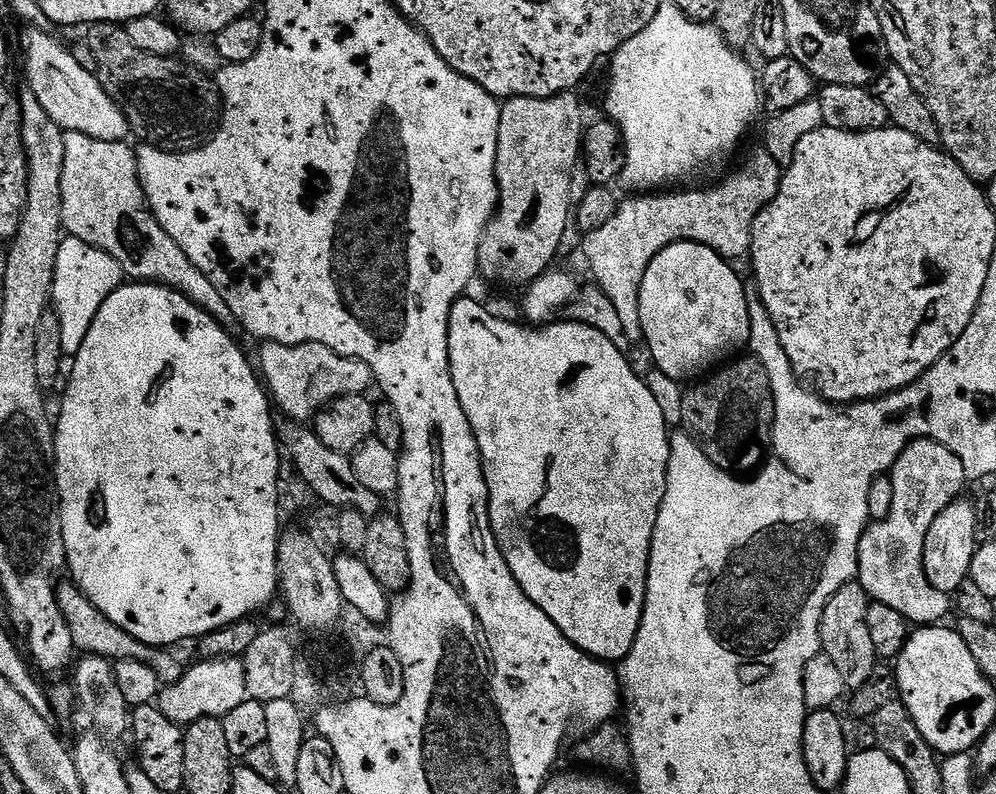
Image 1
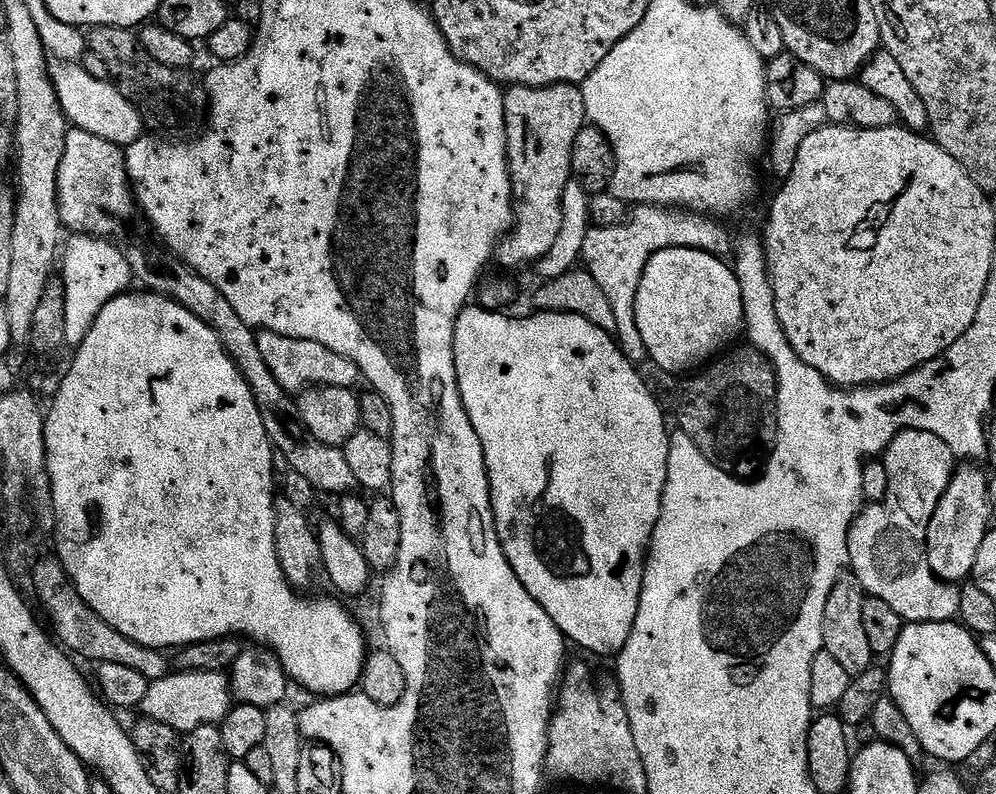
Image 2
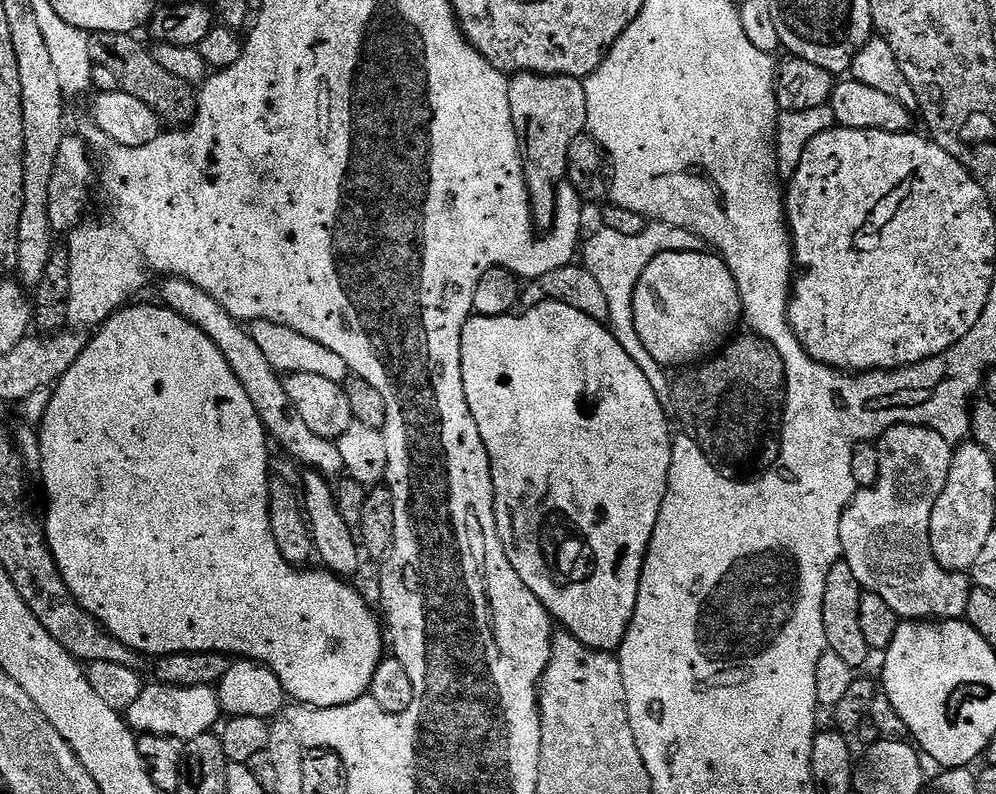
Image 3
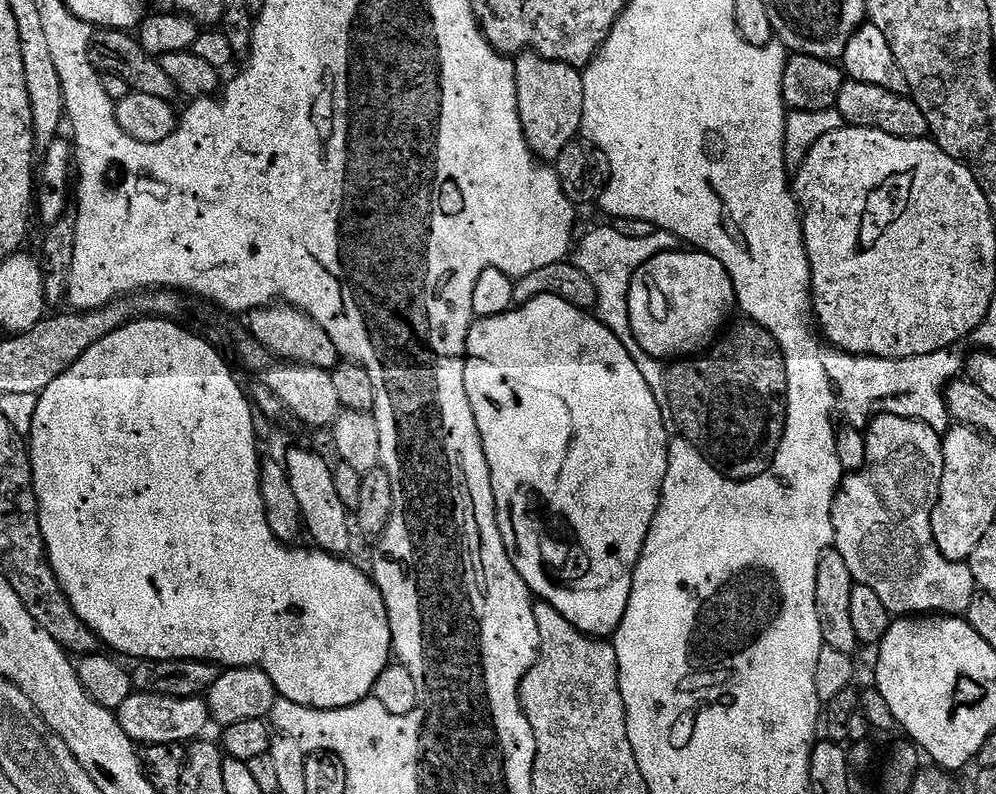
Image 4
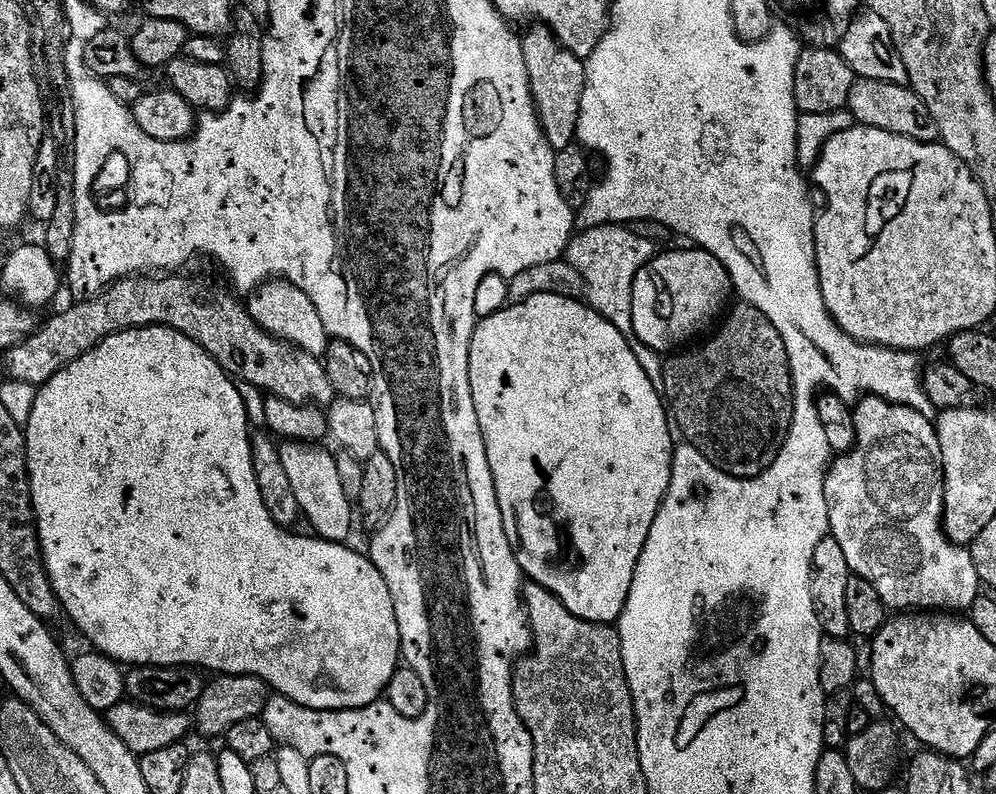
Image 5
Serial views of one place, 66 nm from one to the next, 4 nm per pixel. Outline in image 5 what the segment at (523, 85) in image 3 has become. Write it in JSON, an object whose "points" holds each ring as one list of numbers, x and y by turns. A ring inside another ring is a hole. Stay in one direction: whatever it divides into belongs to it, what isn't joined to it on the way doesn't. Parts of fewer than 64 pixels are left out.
{"points":[[532,26,528,33,522,36,522,54,526,58,526,70,532,87,532,103,536,105,536,114,540,118,540,125,544,131,544,137,548,139,548,145,553,150,569,148,576,140,578,130,578,118,582,110,582,94,584,93,585,61,580,60,570,50,566,50,556,40,556,37,544,26]]}

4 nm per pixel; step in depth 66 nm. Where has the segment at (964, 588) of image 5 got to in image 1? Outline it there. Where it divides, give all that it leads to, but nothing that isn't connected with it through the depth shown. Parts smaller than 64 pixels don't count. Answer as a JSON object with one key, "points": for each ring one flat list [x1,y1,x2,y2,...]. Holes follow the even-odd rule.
{"points":[[912,440,902,450,902,454,894,462,892,471,892,485,894,486,894,506,884,520,869,523,865,528,860,545,858,546,858,582,868,591,869,597,877,604,885,604,898,614,902,614,912,626,936,626,951,613,954,600,951,595,942,590,934,590,926,578,924,569,924,547,926,534,930,526,934,526,934,518,946,510,955,500,961,499,960,492,966,485,966,477,962,470,962,462,958,462,958,454,946,450,933,440]]}

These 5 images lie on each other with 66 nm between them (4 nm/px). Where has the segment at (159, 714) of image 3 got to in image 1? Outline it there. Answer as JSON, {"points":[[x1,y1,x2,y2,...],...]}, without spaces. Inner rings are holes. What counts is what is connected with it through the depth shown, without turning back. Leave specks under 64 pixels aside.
{"points":[[227,656,221,660,200,660,185,671,178,682,167,685,158,697,158,706,170,722,187,726,198,722,203,716,222,718,230,710,242,706,248,699,246,690,246,670,243,659]]}

